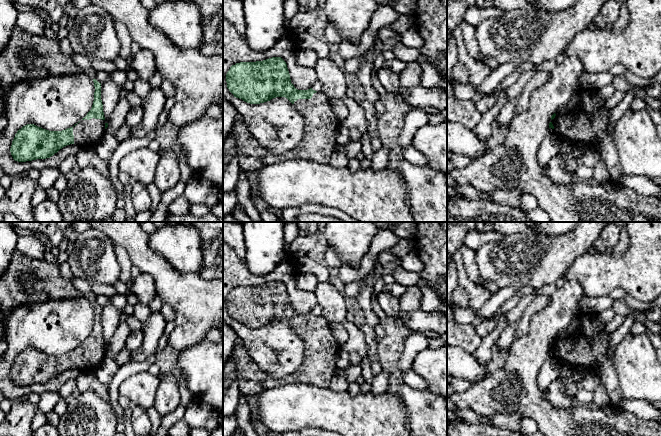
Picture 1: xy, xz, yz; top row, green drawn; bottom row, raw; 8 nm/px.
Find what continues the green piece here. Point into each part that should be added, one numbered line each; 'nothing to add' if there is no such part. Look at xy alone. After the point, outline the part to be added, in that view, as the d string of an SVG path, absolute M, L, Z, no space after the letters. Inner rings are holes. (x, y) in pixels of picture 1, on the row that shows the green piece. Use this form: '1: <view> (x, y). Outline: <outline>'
1: xy (87, 133). Outline: M85 119L73 127L74 144L81 148L94 149L105 134L105 120Z

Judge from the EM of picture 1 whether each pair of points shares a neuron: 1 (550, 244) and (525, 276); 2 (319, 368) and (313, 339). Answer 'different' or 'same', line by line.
1: same
2: same

